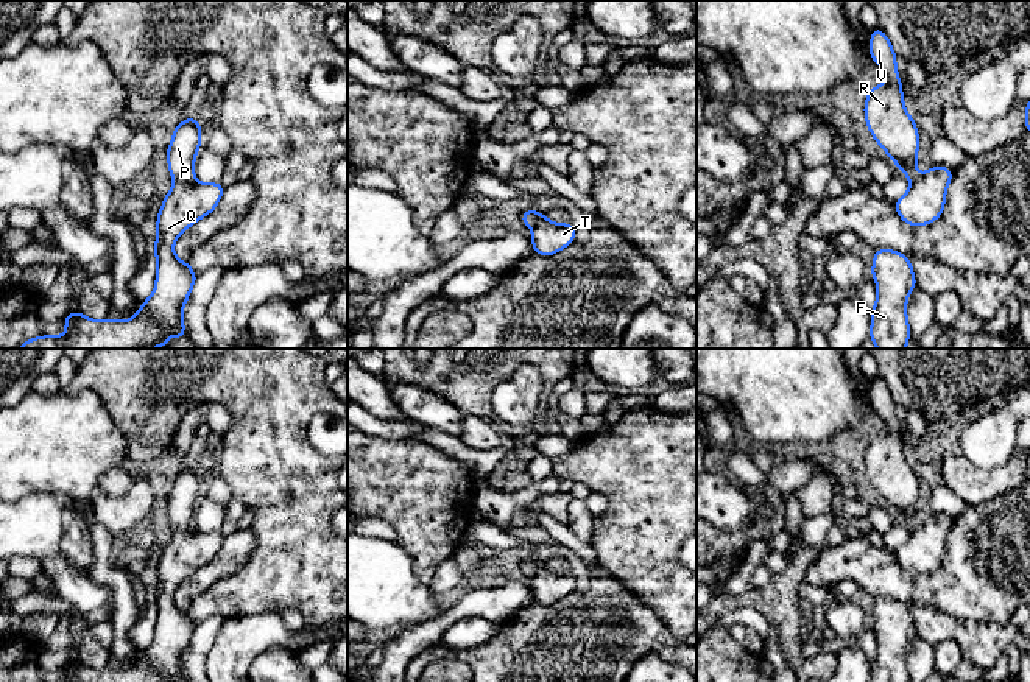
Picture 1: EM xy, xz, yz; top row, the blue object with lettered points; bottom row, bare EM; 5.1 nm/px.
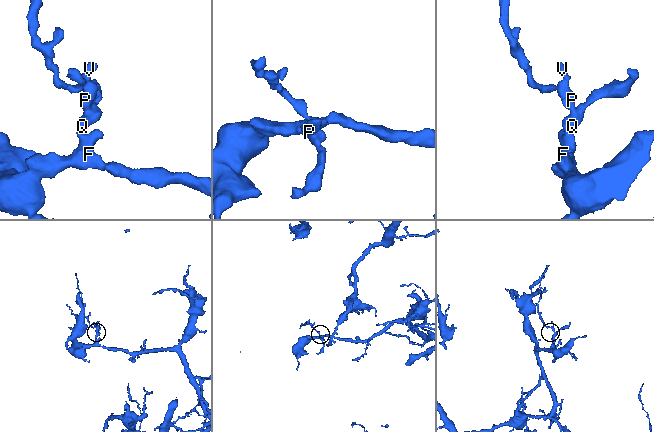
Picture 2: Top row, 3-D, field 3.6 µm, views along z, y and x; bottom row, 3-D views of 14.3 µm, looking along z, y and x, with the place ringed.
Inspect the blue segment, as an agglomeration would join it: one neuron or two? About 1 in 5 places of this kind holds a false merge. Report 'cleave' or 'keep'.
keep

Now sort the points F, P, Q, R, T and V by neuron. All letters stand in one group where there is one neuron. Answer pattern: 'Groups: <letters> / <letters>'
Groups: F P Q R T V

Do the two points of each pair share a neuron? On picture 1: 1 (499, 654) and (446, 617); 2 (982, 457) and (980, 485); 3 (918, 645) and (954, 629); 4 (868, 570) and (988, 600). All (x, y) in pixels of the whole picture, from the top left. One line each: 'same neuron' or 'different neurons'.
1: different neurons
2: different neurons
3: different neurons
4: same neuron

